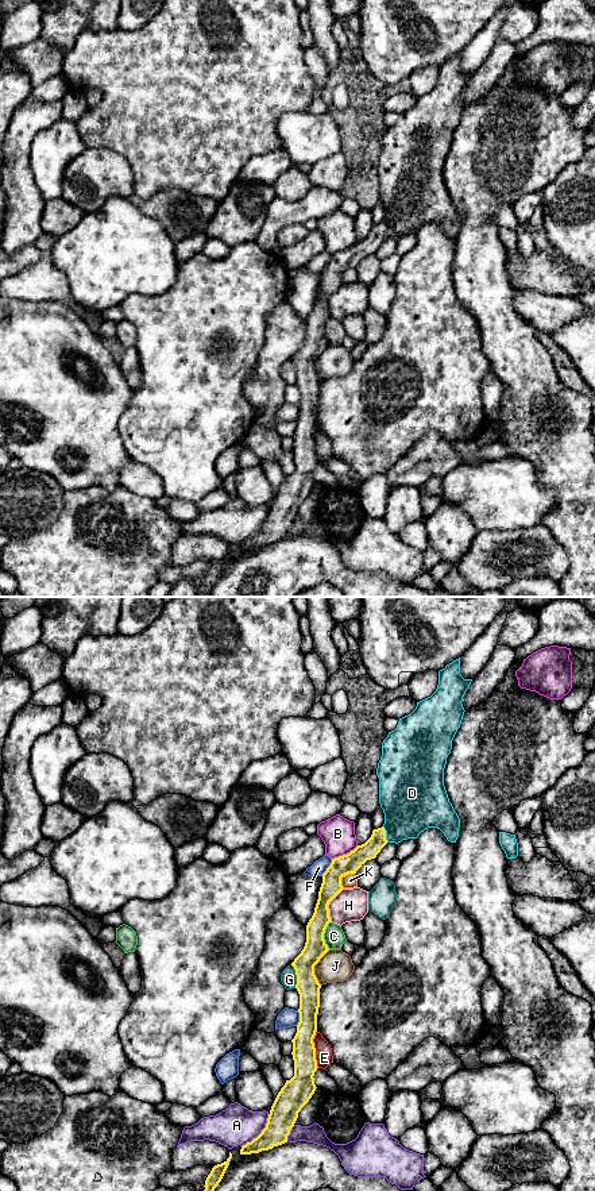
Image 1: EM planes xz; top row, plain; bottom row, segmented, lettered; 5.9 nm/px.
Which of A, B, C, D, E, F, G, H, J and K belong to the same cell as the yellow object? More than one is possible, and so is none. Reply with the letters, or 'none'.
D

